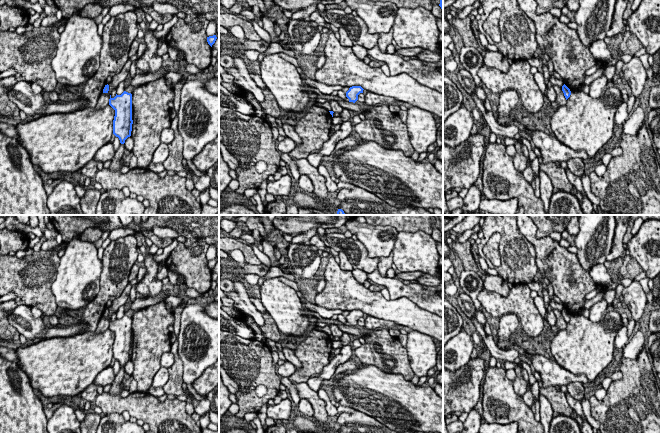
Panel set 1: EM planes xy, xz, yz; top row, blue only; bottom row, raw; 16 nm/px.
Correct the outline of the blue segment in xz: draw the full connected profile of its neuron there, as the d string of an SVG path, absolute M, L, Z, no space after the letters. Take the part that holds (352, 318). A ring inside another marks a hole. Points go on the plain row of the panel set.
M352 310L346 316L346 321L349 323L349 326L355 327L358 324L358 319L363 317L363 312L361 310Z

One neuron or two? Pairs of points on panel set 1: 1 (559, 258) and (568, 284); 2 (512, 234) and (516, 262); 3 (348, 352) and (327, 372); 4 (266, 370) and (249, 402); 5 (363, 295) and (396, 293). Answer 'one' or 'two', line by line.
1: one
2: one
3: one
4: one
5: two

